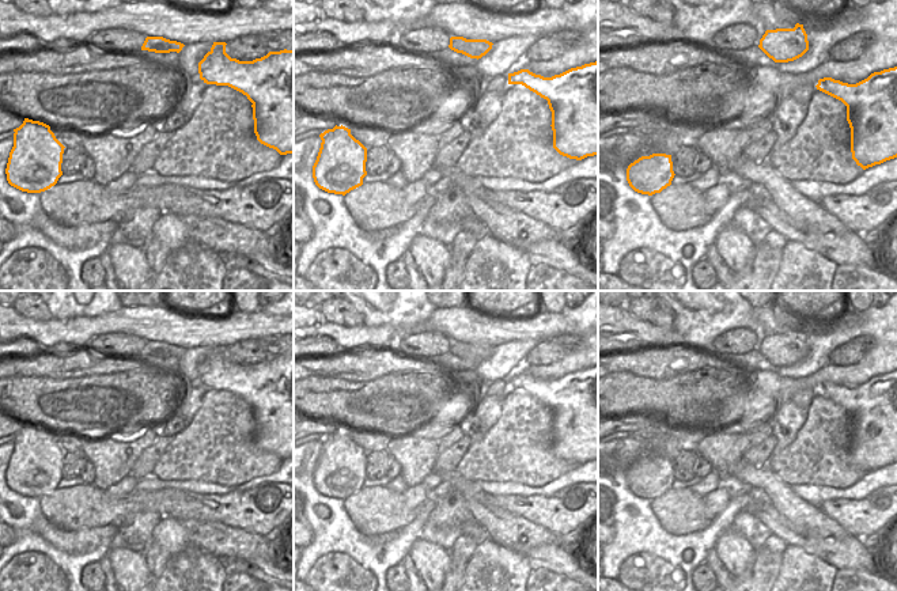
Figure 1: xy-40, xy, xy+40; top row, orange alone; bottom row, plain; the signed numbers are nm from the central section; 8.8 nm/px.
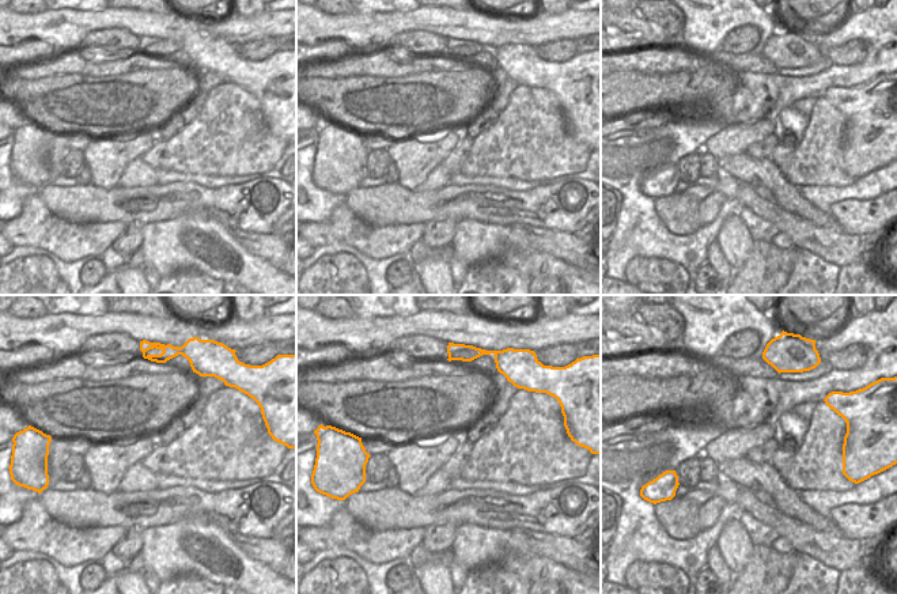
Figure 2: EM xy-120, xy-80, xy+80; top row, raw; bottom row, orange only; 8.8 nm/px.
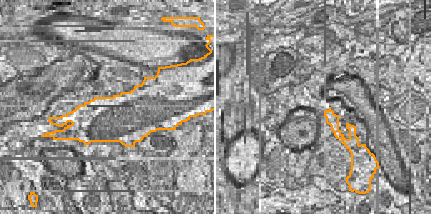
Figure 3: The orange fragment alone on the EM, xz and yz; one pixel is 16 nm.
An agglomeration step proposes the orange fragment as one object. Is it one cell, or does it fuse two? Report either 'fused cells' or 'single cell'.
single cell

